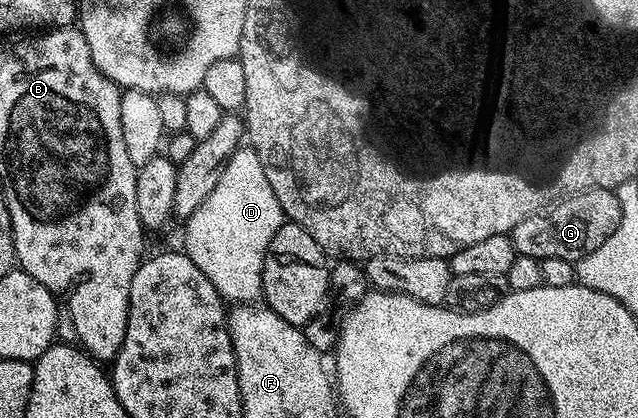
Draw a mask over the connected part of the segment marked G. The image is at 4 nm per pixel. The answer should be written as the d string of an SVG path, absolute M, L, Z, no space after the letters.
M583 190L581 194L572 194L555 201L549 208L536 214L530 214L516 228L509 233L512 244L518 249L519 254L532 256L539 260L548 256L557 256L560 260L577 263L578 259L588 256L588 252L596 252L612 232L620 224L620 200L613 190Z

